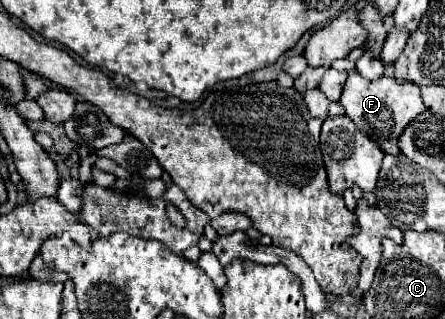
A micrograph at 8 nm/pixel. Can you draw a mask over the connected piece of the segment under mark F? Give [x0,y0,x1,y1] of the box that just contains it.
[341,70,425,146]

